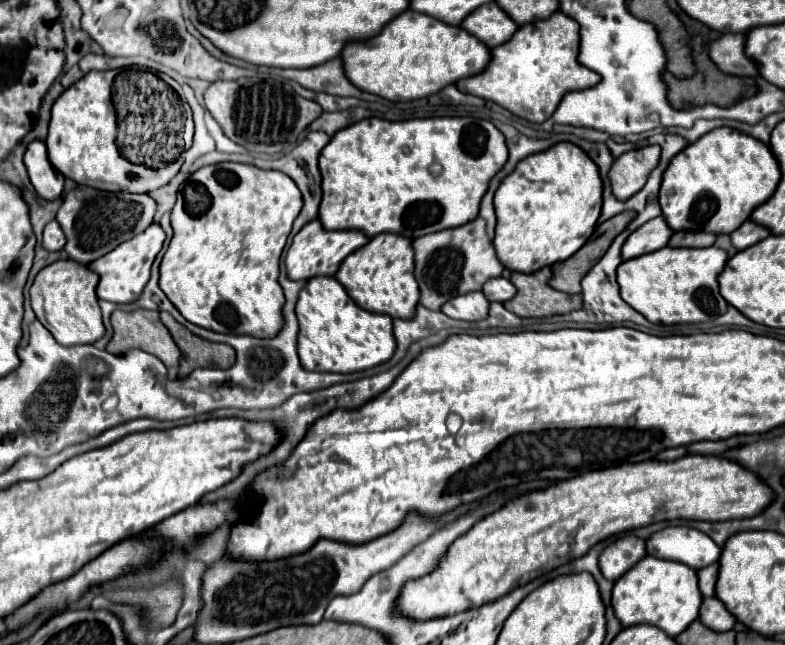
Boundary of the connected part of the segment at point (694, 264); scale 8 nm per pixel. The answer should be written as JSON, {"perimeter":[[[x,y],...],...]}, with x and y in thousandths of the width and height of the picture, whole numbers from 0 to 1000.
{"perimeter":[[[855,384],[796,403],[786,416],[791,462],[832,502],[888,502],[924,487],[926,468],[916,456],[913,428],[926,409],[926,391],[903,384]]]}

